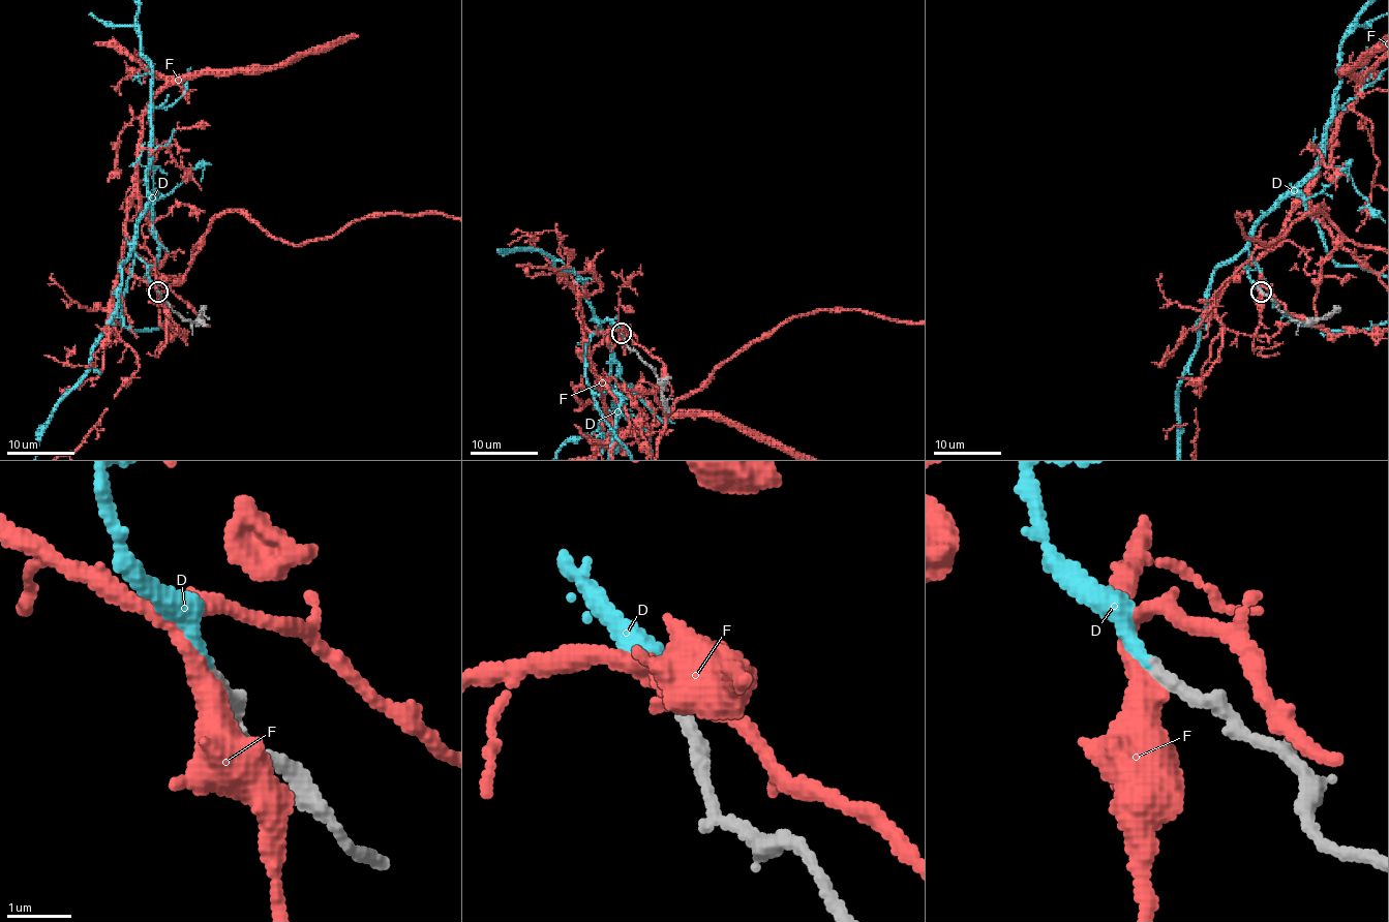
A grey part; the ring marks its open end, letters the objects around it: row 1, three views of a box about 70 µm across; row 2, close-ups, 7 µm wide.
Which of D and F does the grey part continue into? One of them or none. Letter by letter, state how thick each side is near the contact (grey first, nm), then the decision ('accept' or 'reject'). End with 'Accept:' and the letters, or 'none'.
D: calibres 220 and 220 nm; accept
F: calibres 240 and 360 nm; reject
Accept: D

